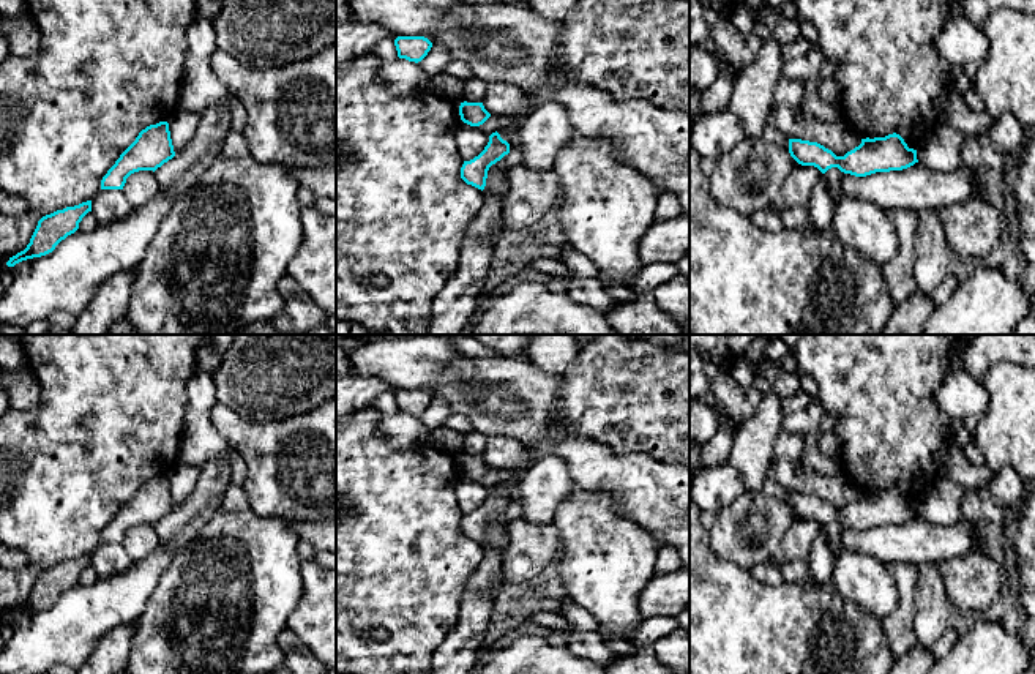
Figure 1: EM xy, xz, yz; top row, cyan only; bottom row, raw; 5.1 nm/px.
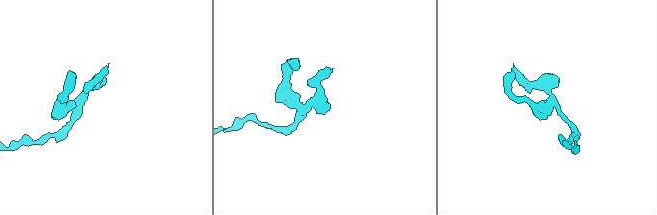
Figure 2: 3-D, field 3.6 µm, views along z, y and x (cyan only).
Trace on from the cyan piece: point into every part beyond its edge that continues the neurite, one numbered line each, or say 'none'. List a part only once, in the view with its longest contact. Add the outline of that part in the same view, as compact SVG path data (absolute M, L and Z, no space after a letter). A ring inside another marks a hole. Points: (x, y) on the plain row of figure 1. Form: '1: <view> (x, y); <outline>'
none

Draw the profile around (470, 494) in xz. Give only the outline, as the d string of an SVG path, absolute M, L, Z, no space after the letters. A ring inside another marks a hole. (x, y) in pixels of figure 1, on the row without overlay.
M462 475L454 488L458 505L464 515L470 515L478 510L489 496L489 489L480 485L476 480L470 480Z

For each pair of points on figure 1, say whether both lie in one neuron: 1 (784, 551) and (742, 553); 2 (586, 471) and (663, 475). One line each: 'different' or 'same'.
1: different
2: same

